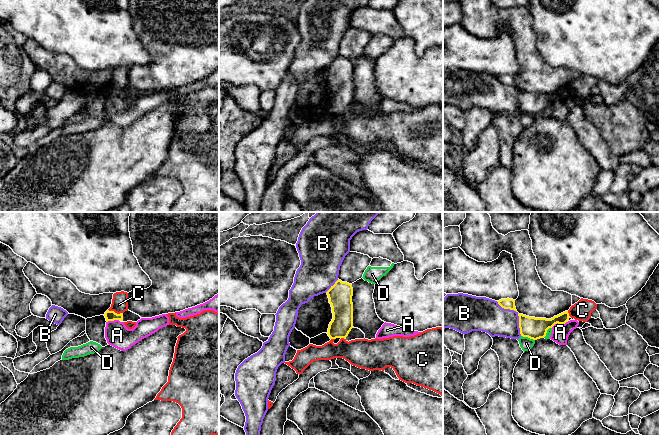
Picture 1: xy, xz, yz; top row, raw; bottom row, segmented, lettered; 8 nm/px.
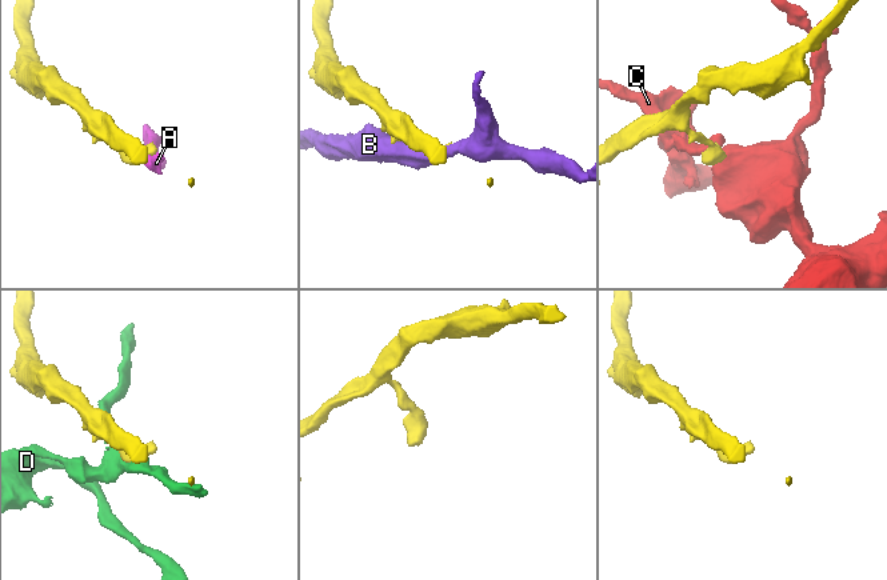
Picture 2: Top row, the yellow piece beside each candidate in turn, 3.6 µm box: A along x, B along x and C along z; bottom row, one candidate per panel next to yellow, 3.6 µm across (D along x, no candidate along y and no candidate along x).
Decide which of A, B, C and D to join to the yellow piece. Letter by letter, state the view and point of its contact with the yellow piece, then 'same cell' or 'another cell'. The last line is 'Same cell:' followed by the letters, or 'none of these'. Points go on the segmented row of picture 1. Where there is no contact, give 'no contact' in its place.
A: yz (558, 323) | another cell
B: yz (518, 314) | another cell
C: xy (114, 312) | another cell
D: yz (528, 337) | another cell
Same cell: none of these

